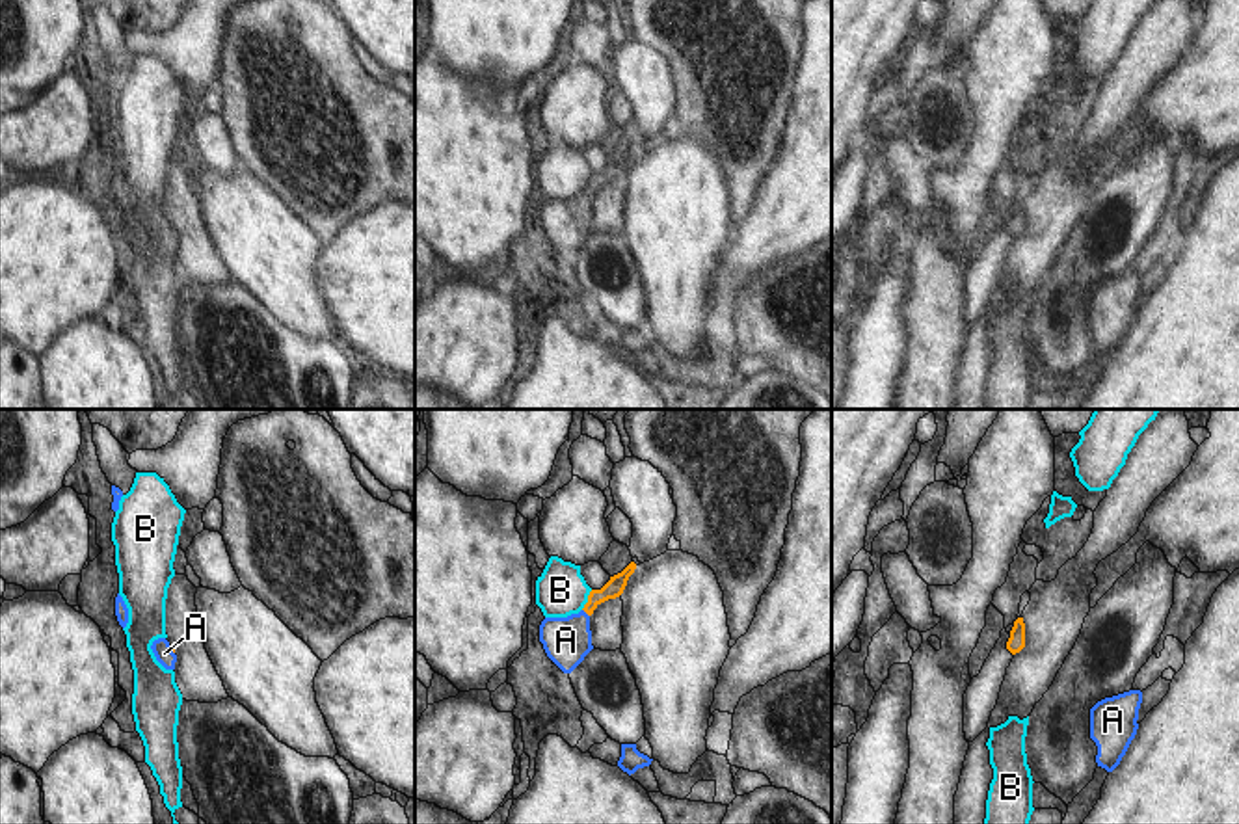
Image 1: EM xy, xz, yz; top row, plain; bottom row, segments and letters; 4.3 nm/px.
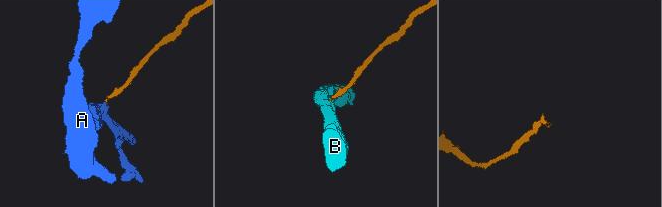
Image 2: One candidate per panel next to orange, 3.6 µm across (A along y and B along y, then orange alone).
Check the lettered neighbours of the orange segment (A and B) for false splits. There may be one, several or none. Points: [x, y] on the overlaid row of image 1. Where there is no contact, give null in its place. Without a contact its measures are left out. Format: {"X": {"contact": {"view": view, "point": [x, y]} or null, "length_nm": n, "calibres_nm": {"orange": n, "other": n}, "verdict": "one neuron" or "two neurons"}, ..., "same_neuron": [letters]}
{"A": {"contact": {"view": "xz", "point": [585, 611]}, "length_nm": 50, "calibres_nm": {"orange": 80, "other": 200}, "verdict": "one neuron"}, "B": {"contact": {"view": "xz", "point": [588, 599]}, "length_nm": 100, "calibres_nm": {"orange": 80, "other": 220}, "verdict": "two neurons"}, "same_neuron": ["A"]}

